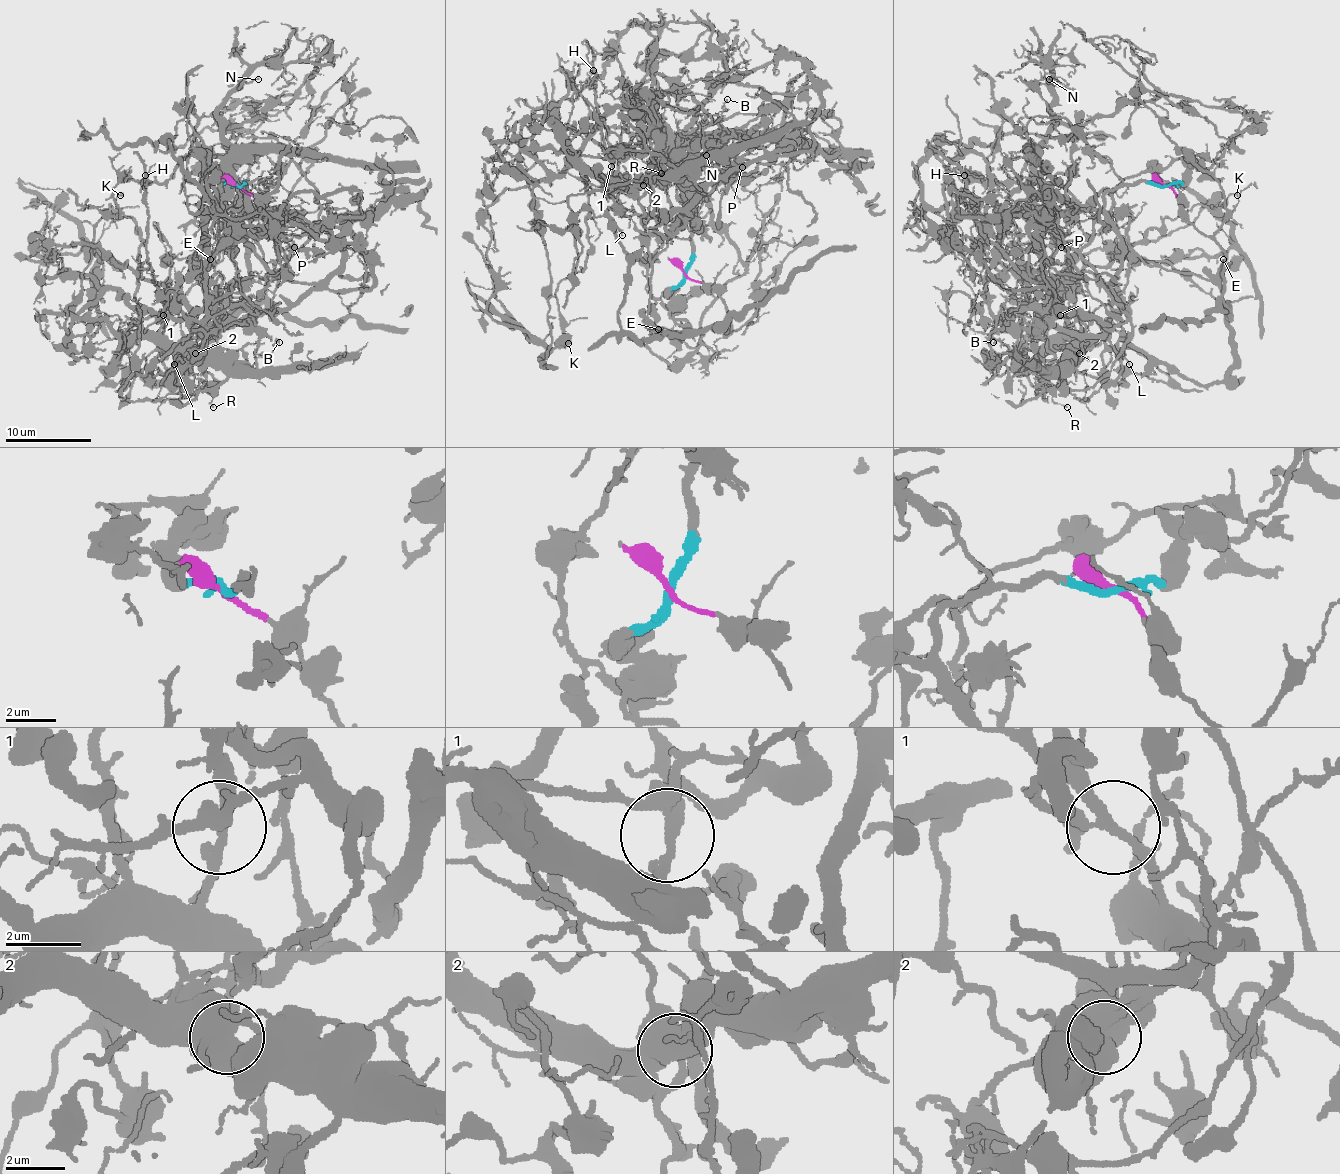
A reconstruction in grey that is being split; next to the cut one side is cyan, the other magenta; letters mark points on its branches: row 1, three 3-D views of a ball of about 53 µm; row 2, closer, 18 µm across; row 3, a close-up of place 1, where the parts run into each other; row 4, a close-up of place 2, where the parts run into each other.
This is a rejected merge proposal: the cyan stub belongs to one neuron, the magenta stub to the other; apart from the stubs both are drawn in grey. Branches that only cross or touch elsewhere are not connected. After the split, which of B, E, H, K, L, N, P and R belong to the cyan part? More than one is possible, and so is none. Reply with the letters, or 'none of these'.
N, P

